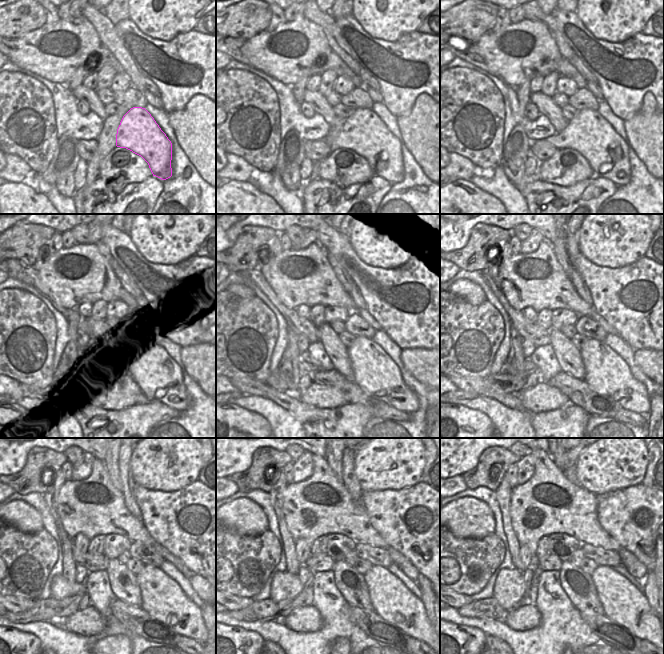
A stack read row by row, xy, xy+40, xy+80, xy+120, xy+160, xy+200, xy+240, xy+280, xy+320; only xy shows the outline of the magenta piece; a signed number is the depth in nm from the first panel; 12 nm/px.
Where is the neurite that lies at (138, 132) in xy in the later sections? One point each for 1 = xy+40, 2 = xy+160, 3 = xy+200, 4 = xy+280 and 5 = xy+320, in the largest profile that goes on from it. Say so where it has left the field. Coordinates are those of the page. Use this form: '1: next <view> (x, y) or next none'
1: next xy+40 (363, 132)
2: next xy+160 (374, 370)
3: next xy+200 (606, 373)
4: next xy+280 (391, 599)
5: next xy+320 (622, 602)

